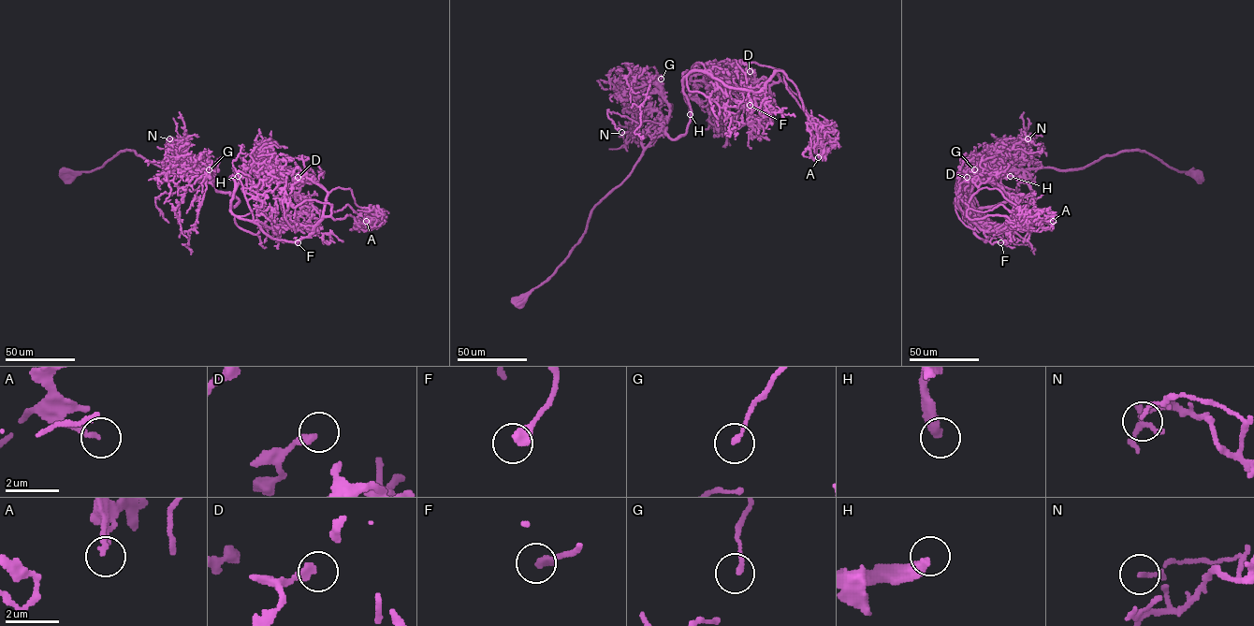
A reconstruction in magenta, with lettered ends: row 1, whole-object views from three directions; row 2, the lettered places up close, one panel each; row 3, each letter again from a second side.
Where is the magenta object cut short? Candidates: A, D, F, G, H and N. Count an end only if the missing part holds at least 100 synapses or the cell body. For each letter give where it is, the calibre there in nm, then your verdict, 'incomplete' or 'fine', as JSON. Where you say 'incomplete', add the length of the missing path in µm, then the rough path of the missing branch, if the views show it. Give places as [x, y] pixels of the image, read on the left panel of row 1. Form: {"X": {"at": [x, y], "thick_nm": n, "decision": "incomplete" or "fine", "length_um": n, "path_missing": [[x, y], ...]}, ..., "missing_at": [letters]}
{"A": {"at": [366, 221], "thick_nm": 190, "decision": "fine"}, "D": {"at": [298, 177], "thick_nm": 320, "decision": "fine"}, "F": {"at": [298, 242], "thick_nm": 340, "decision": "fine"}, "G": {"at": [209, 169], "thick_nm": 170, "decision": "fine"}, "H": {"at": [238, 176], "thick_nm": 400, "decision": "incomplete", "length_um": 70, "path_missing": [[238, 176], [246, 167], [245, 155], [254, 154], [259, 157], [257, 160]]}, "N": {"at": [169, 138], "thick_nm": 80, "decision": "fine"}, "missing_at": ["H"]}

